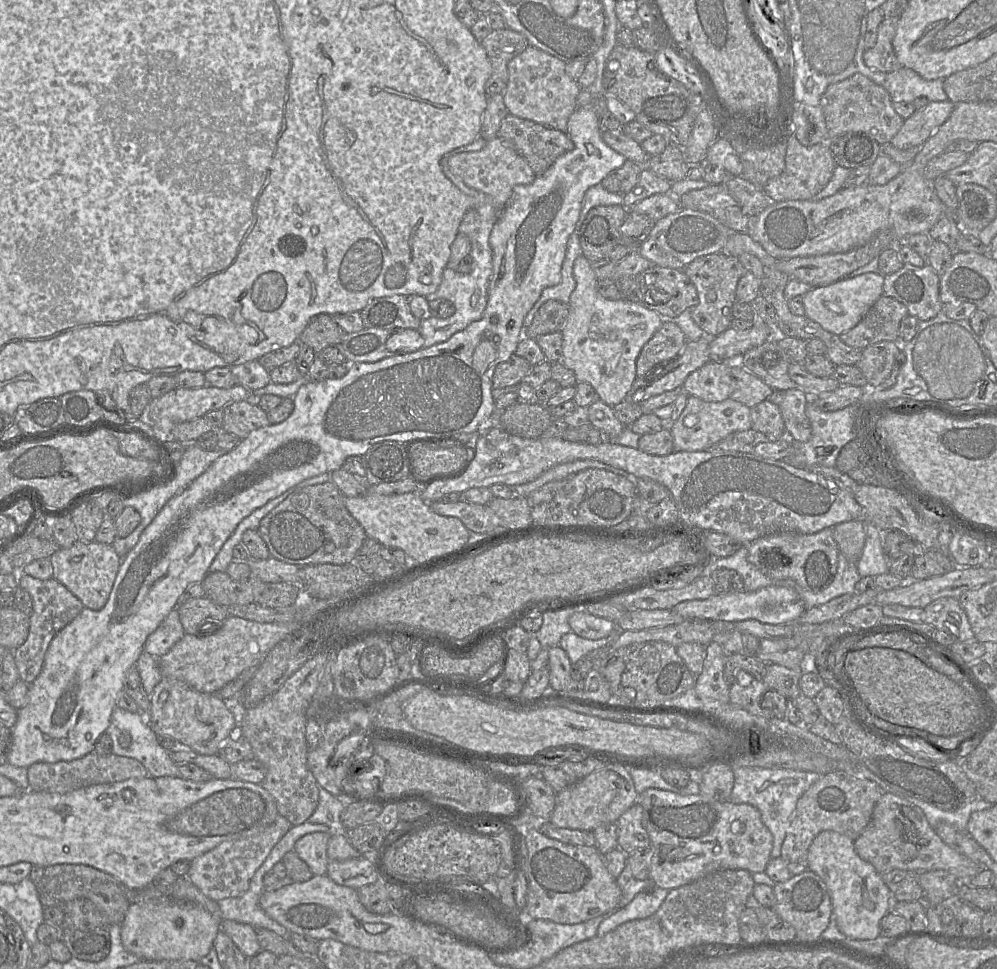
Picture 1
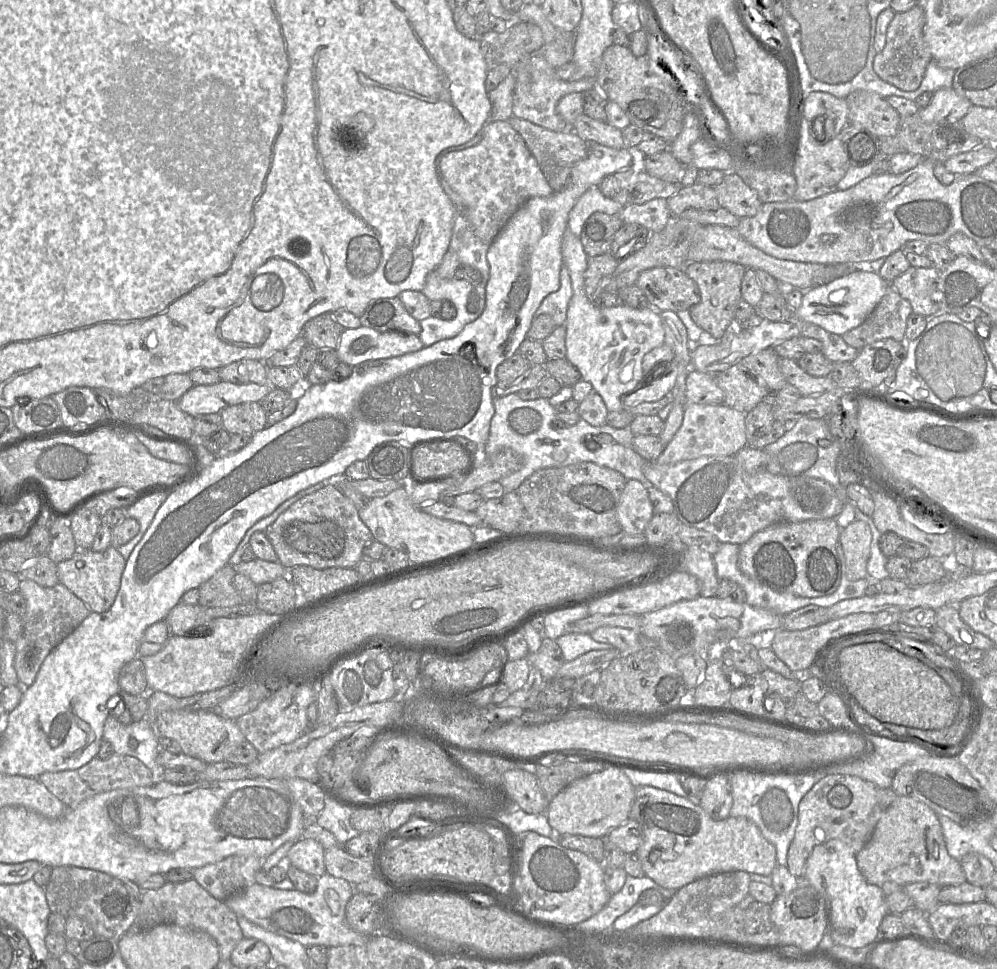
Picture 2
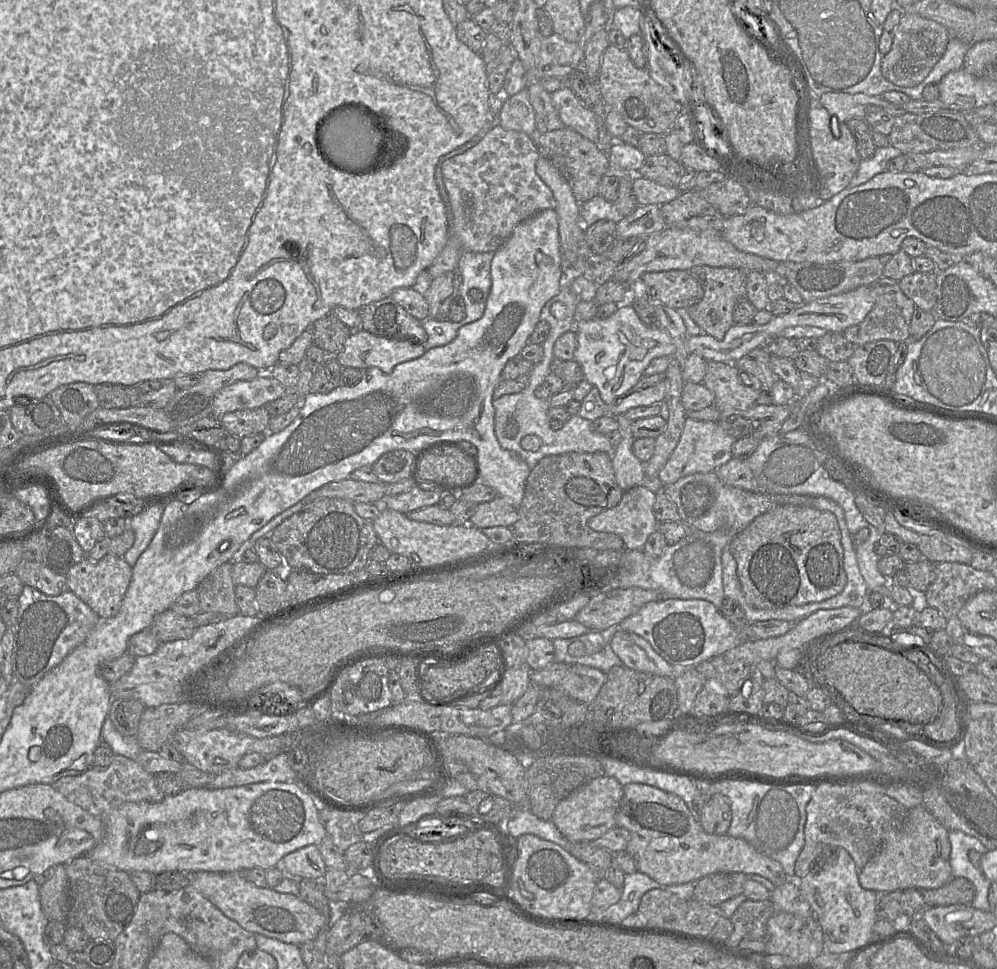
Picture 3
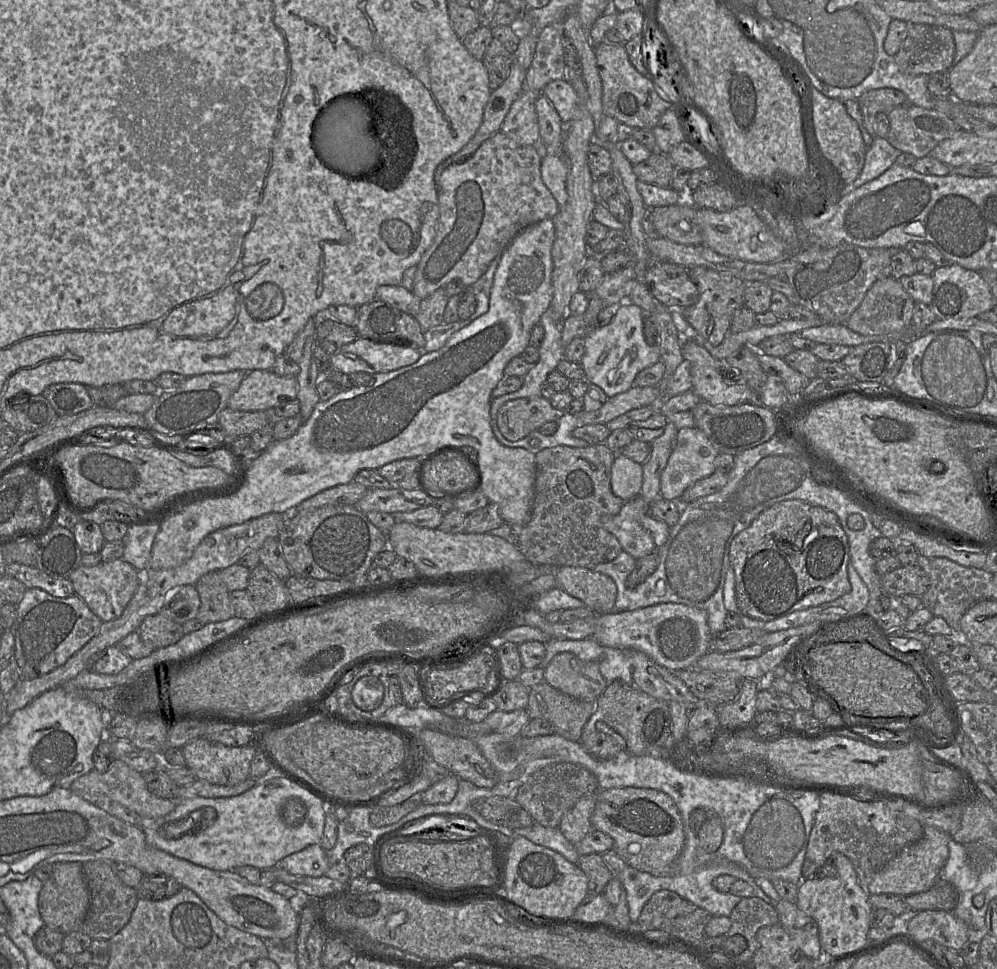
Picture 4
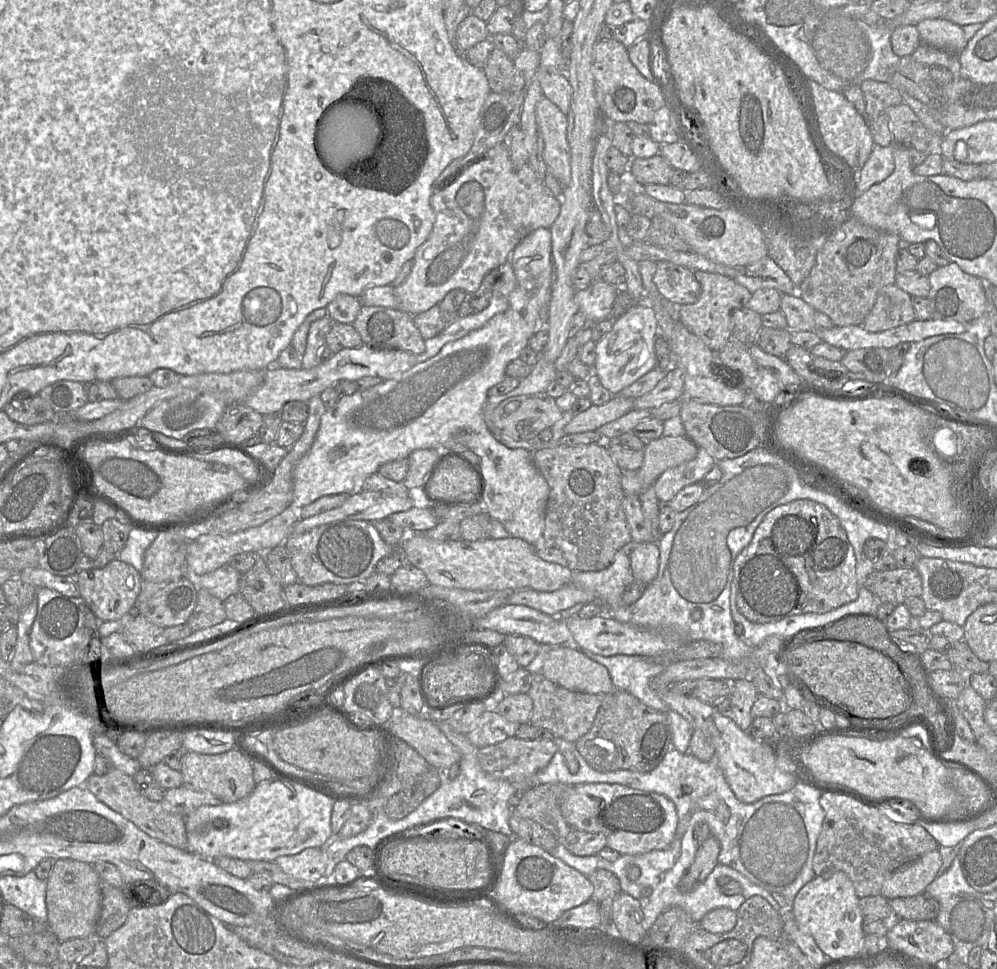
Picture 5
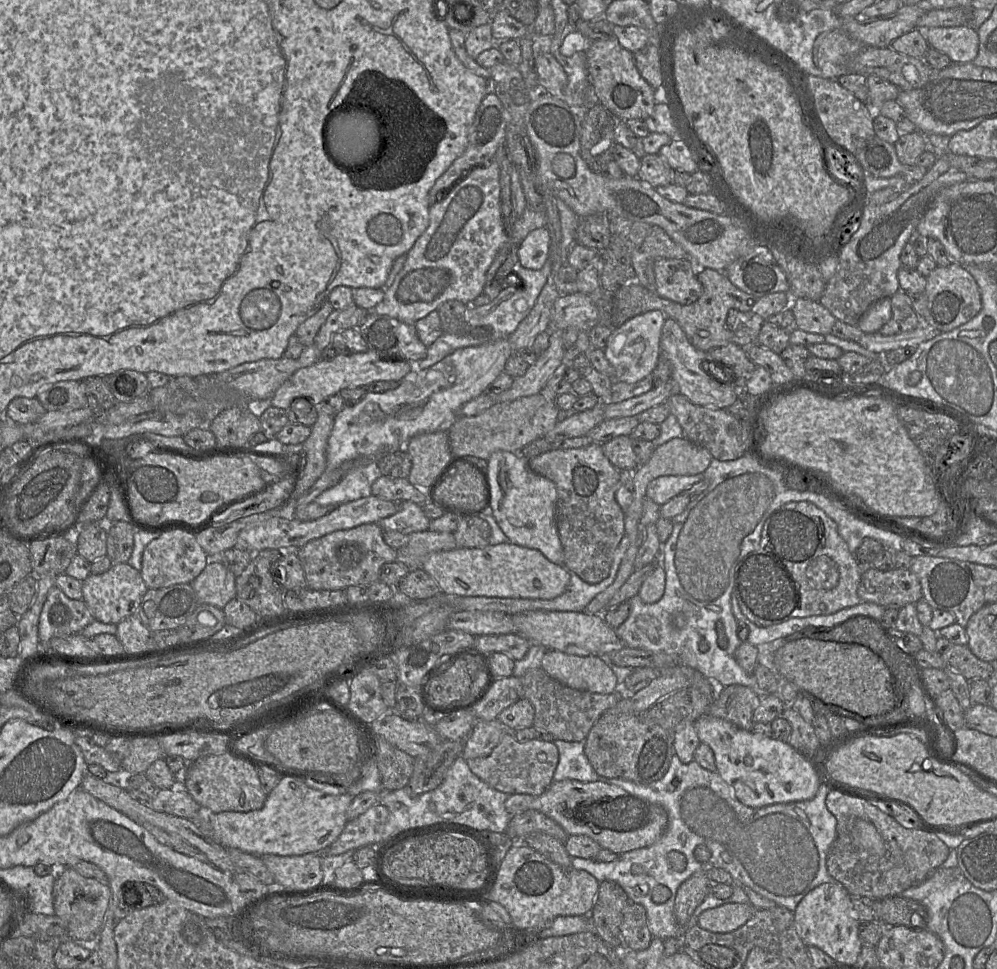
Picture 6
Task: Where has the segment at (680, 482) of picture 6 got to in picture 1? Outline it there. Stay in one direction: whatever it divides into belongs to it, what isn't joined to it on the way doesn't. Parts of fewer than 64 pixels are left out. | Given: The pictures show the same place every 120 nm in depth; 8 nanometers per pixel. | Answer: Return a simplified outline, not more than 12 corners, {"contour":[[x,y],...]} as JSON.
{"contour":[[688,396],[667,425],[675,451],[703,451],[752,428],[732,398]]}

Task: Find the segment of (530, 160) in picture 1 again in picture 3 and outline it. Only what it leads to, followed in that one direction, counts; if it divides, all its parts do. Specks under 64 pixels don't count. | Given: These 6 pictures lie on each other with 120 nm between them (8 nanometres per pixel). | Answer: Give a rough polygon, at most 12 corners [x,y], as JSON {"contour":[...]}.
{"contour":[[568,127],[536,129],[540,156],[578,203],[598,195],[609,172],[602,147]]}

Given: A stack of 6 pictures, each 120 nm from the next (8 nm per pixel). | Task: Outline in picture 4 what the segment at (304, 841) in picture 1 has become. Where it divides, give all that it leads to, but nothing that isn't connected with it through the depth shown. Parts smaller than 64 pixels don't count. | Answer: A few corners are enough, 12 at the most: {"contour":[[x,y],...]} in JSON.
{"contour":[[320,844],[288,855],[276,866],[293,875],[324,876],[330,868]]}

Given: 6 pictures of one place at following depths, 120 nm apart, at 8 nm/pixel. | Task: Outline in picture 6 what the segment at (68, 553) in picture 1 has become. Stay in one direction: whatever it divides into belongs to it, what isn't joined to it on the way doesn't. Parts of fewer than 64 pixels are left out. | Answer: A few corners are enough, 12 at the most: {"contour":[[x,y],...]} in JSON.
{"contour":[[127,563],[90,574],[82,601],[95,620],[117,625],[147,590]]}

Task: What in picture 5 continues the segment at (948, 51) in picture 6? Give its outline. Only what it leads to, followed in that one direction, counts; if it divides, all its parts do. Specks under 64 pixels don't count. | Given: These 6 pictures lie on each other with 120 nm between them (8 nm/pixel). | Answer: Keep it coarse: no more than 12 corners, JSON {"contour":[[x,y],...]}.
{"contour":[[944,18],[916,25],[921,42],[959,54],[962,28]]}

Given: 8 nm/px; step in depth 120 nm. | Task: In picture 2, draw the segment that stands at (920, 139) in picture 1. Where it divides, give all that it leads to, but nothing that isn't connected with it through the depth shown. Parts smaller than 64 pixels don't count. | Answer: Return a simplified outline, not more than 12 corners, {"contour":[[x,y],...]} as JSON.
{"contour":[[953,88],[934,92],[918,116],[926,123],[960,121],[973,104]]}

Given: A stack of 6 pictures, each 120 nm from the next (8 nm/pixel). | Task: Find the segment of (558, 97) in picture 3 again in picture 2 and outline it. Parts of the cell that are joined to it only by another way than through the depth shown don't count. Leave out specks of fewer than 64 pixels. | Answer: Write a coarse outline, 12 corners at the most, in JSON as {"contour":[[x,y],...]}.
{"contour":[[585,113],[573,131],[586,142],[625,148],[622,130]]}

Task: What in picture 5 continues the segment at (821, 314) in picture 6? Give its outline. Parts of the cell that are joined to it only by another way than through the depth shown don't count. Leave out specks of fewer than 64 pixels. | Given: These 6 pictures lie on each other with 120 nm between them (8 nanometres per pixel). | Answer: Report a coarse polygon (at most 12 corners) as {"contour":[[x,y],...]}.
{"contour":[[797,292],[782,296],[790,331],[815,331],[816,310]]}

